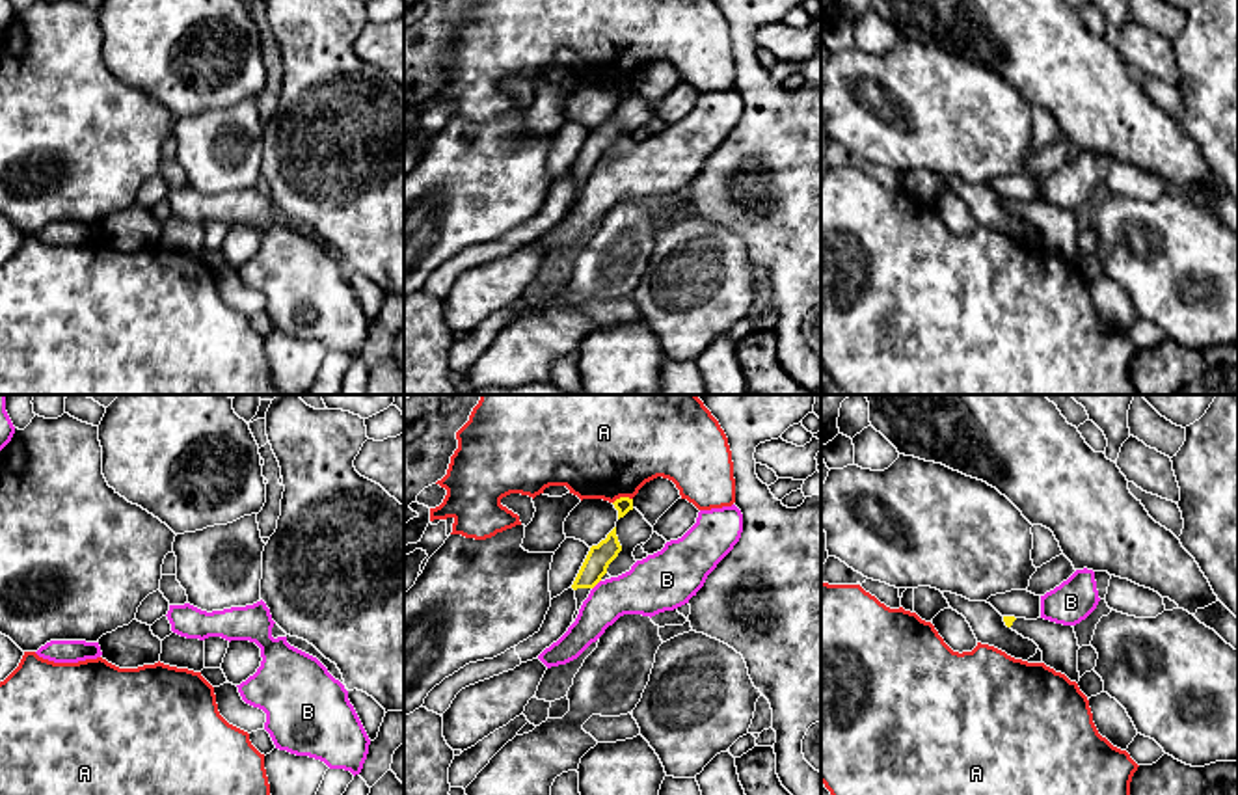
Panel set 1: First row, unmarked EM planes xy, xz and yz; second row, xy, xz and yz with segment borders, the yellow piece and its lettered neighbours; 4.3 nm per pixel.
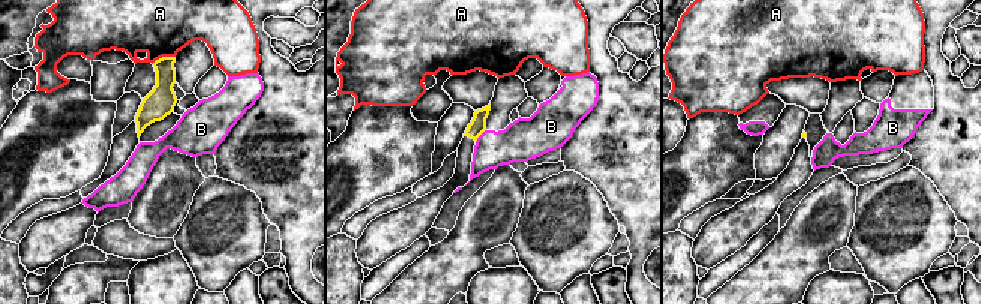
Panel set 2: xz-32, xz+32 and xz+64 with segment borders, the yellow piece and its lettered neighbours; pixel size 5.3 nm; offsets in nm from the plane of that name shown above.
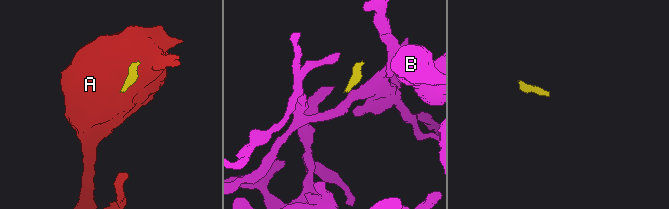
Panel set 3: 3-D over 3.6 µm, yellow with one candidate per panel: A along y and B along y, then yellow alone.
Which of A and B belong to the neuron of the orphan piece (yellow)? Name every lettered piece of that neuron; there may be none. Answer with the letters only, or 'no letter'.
no letter

